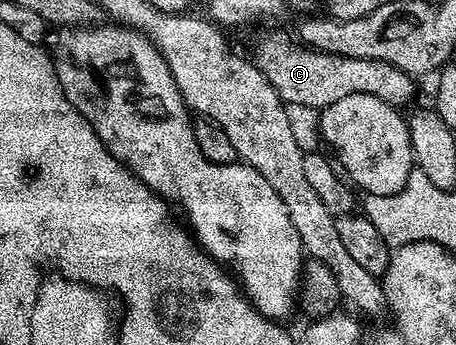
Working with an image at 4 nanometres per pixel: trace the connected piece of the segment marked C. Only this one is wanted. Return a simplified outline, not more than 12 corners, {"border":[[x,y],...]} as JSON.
{"border":[[287,34],[255,46],[287,106],[345,96],[403,108],[416,79],[388,62],[313,50]]}

